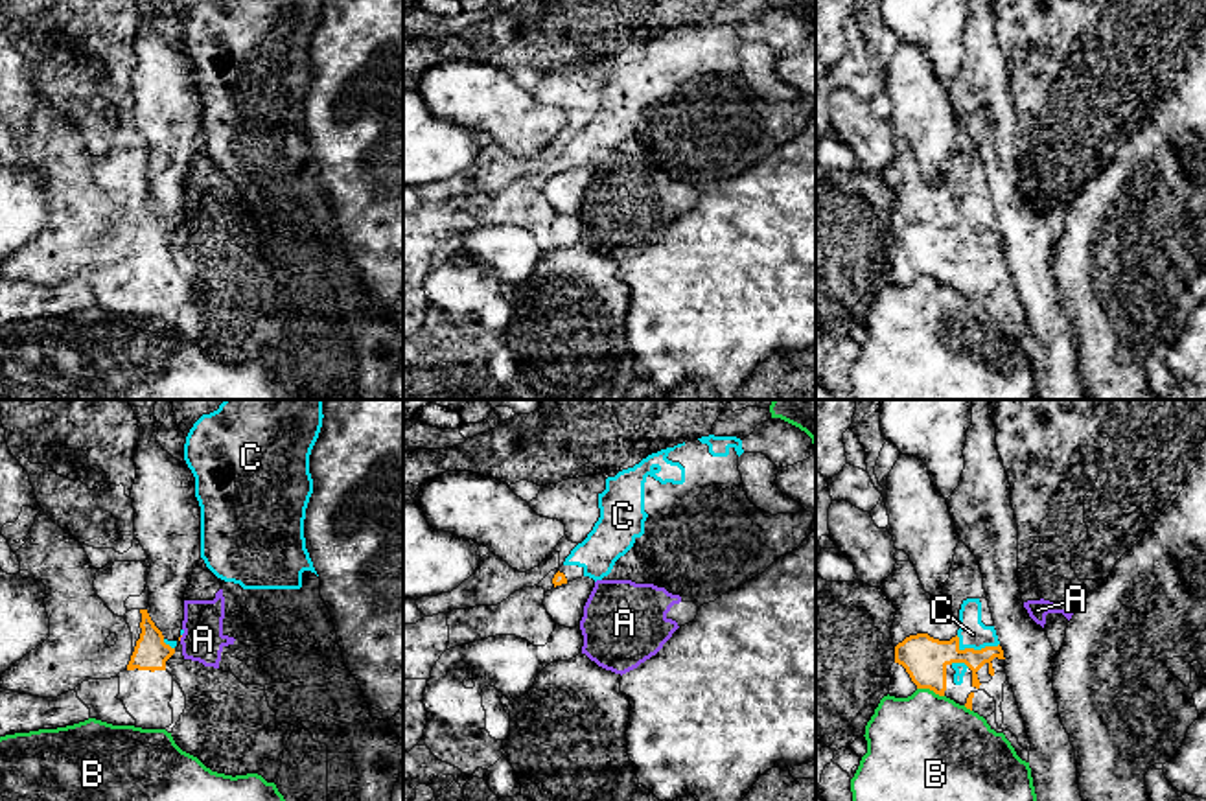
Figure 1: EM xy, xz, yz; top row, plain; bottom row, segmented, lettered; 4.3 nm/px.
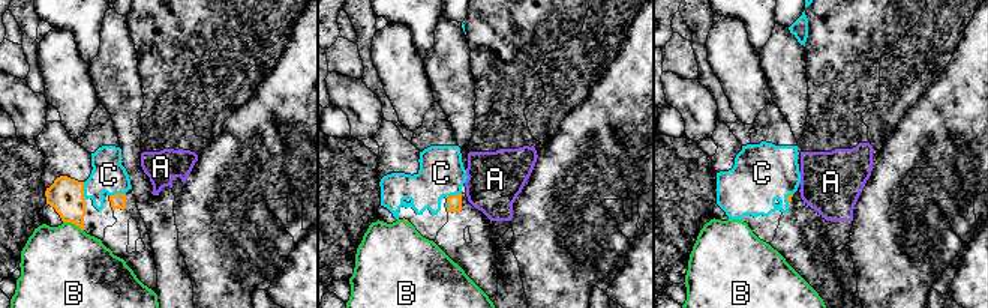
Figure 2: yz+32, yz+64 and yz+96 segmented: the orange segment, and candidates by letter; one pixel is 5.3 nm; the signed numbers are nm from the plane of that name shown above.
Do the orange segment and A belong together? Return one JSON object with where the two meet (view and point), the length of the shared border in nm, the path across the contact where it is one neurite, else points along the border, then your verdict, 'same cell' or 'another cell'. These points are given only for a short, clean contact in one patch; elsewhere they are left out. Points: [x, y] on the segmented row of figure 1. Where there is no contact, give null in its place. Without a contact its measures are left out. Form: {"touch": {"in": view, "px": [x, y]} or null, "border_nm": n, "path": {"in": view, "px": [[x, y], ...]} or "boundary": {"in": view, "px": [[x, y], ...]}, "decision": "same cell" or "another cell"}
{"touch": {"in": "xy", "px": [181, 636]}, "border_nm": 30, "boundary": {"in": "xy", "px": [[183, 636], [179, 639]]}, "decision": "another cell"}

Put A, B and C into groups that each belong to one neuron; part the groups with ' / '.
A / B / C

